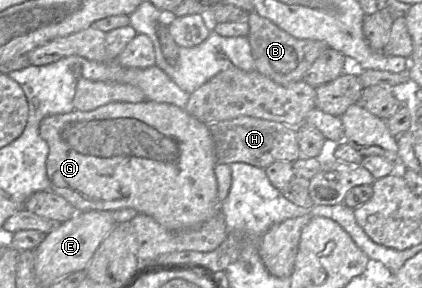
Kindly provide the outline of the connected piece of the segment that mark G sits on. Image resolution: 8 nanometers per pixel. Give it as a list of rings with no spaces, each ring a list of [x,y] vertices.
[[[145,100],[139,103],[112,102],[92,111],[74,110],[71,113],[51,115],[43,118],[40,122],[39,134],[49,147],[46,170],[51,182],[52,192],[68,201],[77,212],[115,211],[132,208],[139,214],[152,217],[167,230],[184,231],[199,227],[220,210],[217,181],[214,174],[216,165],[215,144],[211,132],[207,124],[175,105]]]

